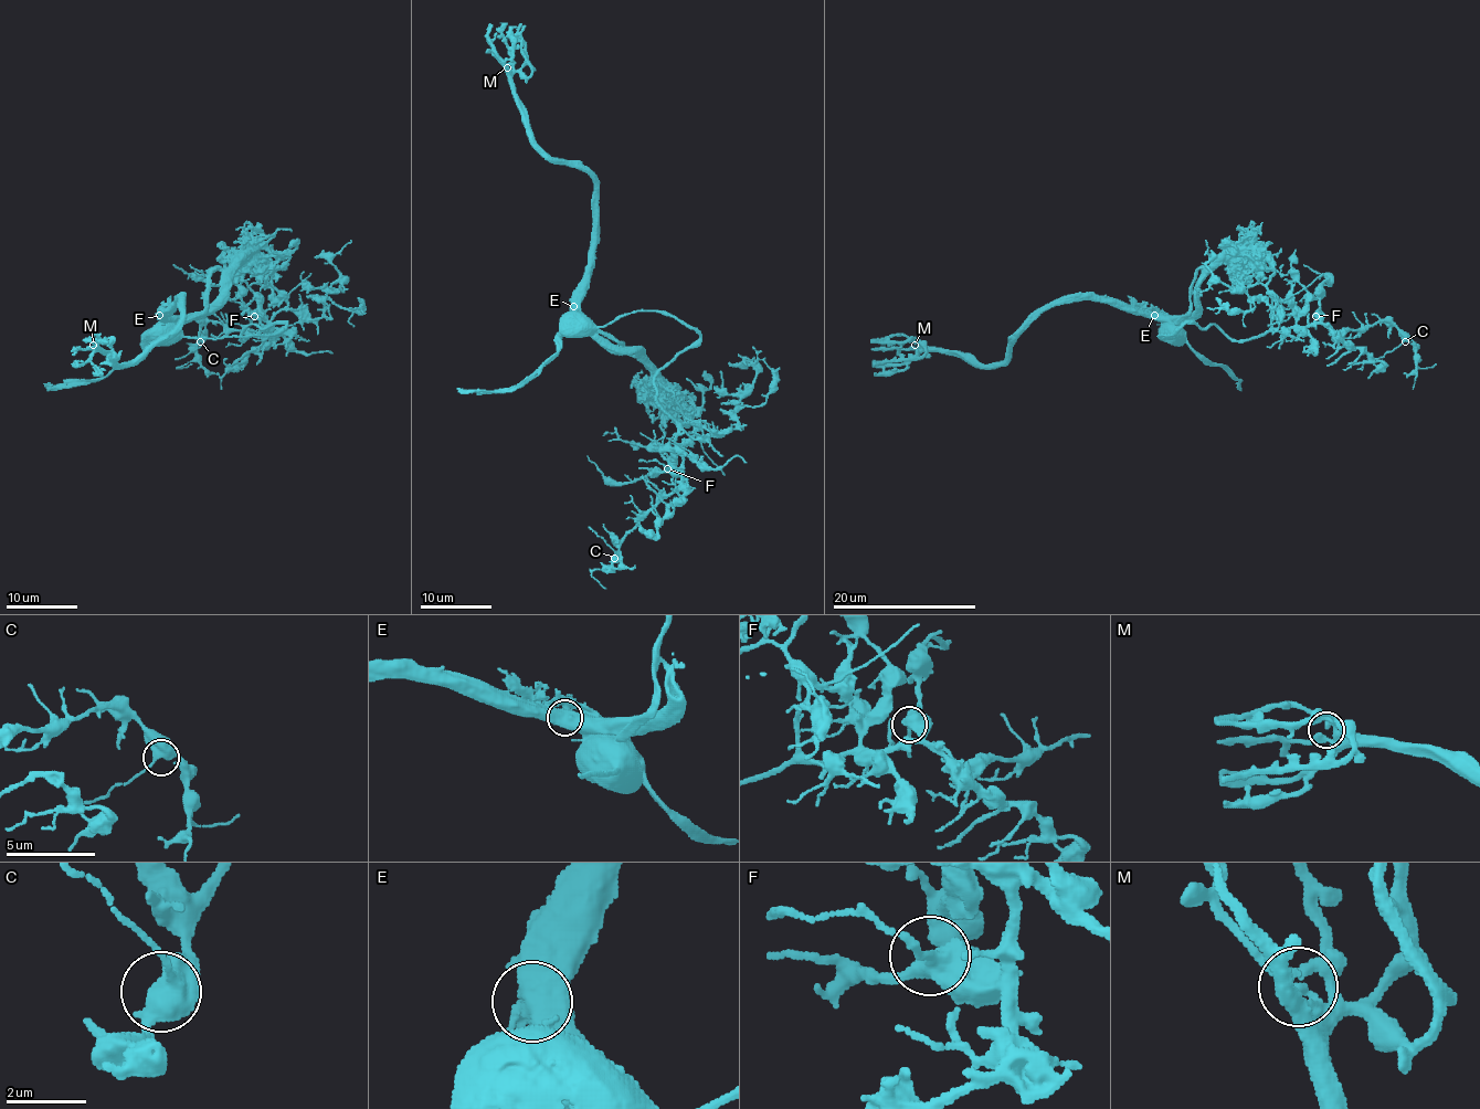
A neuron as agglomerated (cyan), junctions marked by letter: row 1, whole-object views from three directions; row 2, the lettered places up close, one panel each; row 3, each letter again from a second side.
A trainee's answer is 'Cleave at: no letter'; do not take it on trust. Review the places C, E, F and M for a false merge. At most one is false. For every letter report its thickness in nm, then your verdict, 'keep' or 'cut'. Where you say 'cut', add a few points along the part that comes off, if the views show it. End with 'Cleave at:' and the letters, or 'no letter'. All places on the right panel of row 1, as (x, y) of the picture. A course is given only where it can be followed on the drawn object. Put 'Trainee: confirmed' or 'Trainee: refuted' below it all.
C: 480 nm thick; keep
E: 900 nm thick; cut; foreign part runs (1154, 316), (1124, 303), (1054, 299), (1015, 336), (1001, 362), (981, 365), (920, 341), (920, 357), (874, 366)
F: 460 nm thick; keep
M: 280 nm thick; keep
Cleave at: E
Trainee: refuted

